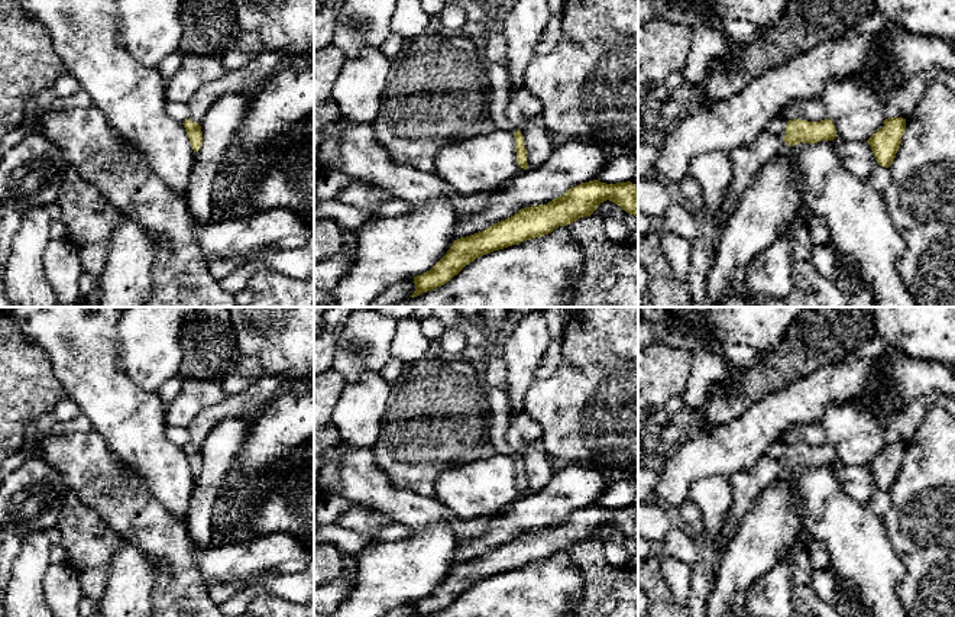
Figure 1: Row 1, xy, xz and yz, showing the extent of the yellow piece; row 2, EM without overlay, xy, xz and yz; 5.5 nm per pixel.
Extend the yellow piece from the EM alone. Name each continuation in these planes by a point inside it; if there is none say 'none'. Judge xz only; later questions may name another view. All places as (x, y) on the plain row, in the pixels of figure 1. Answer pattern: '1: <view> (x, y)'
1: xz (498, 400)

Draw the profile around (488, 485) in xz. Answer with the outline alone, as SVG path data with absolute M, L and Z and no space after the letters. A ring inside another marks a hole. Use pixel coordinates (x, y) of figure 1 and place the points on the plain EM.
M499 453L440 474L434 494L464 521L505 511L522 495L514 458Z

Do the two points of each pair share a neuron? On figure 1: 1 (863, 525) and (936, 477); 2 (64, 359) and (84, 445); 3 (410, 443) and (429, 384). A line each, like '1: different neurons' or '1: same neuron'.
1: different neurons
2: different neurons
3: same neuron

